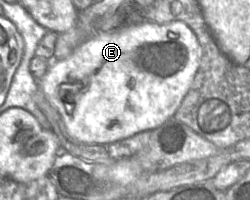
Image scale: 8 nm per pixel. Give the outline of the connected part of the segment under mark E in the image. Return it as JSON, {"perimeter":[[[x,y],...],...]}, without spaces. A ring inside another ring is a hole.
{"perimeter":[[[132,17],[128,22],[95,32],[62,60],[50,61],[38,89],[60,116],[69,136],[84,144],[106,146],[152,131],[172,118],[192,86],[201,60],[195,33],[182,21],[166,24]]]}

